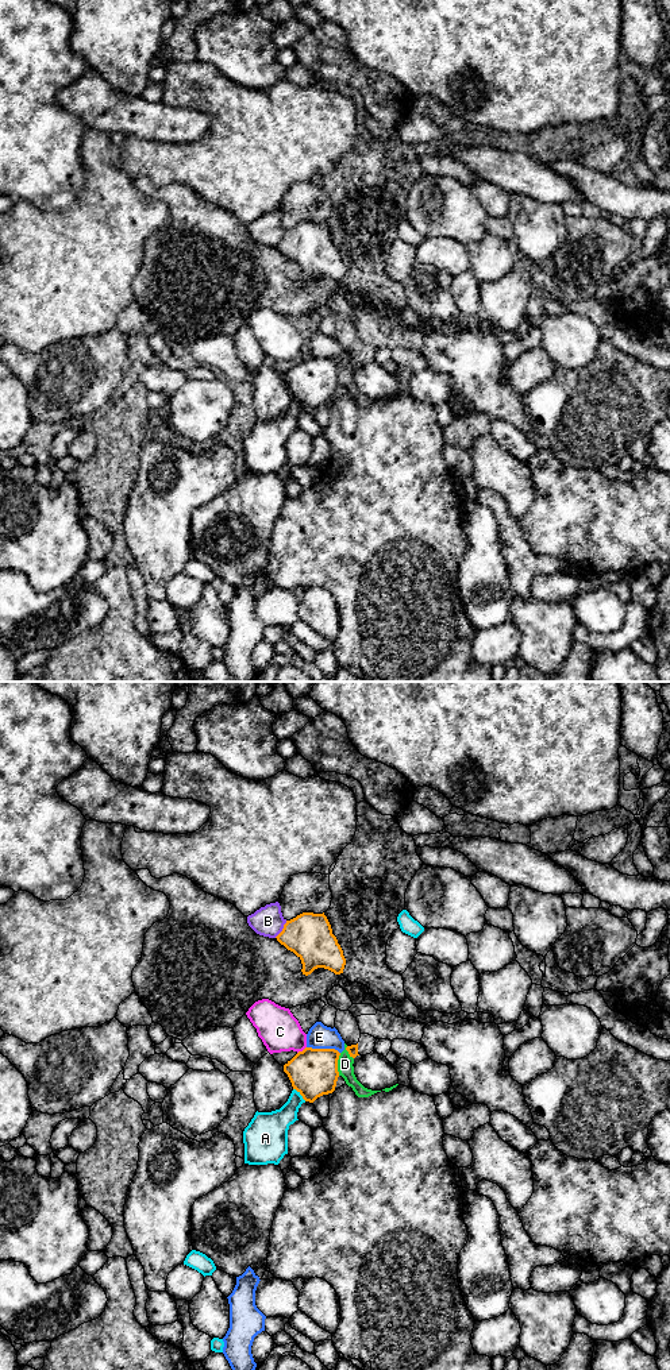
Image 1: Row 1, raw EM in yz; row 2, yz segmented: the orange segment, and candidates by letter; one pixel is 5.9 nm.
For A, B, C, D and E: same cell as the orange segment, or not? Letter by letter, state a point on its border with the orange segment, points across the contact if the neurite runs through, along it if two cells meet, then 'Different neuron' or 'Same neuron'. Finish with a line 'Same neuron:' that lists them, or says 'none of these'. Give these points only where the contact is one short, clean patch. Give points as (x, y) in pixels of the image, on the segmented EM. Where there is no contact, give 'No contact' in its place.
A: Touches orange at yz (300, 1093). Different neuron
B: Touches orange at yz (282, 929). Different neuron
C: Touches orange at yz (303, 1050). Different neuron
D: Touches orange at yz (337, 1064). Boundary: yz (341, 1053), (338, 1075). Different neuron
E: Touches orange at yz (323, 1049). Different neuron
Same neuron: none of these

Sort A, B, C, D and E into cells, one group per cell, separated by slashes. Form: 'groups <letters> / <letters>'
groups A / B / C / D E

